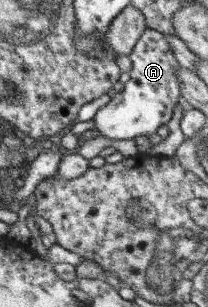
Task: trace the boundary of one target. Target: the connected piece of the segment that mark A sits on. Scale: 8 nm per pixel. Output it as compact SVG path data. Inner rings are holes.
M145 28L128 55L131 69L123 77L123 88L102 106L93 117L92 130L110 140L130 140L136 136L150 135L172 118L180 97L176 59L164 35L152 28Z

